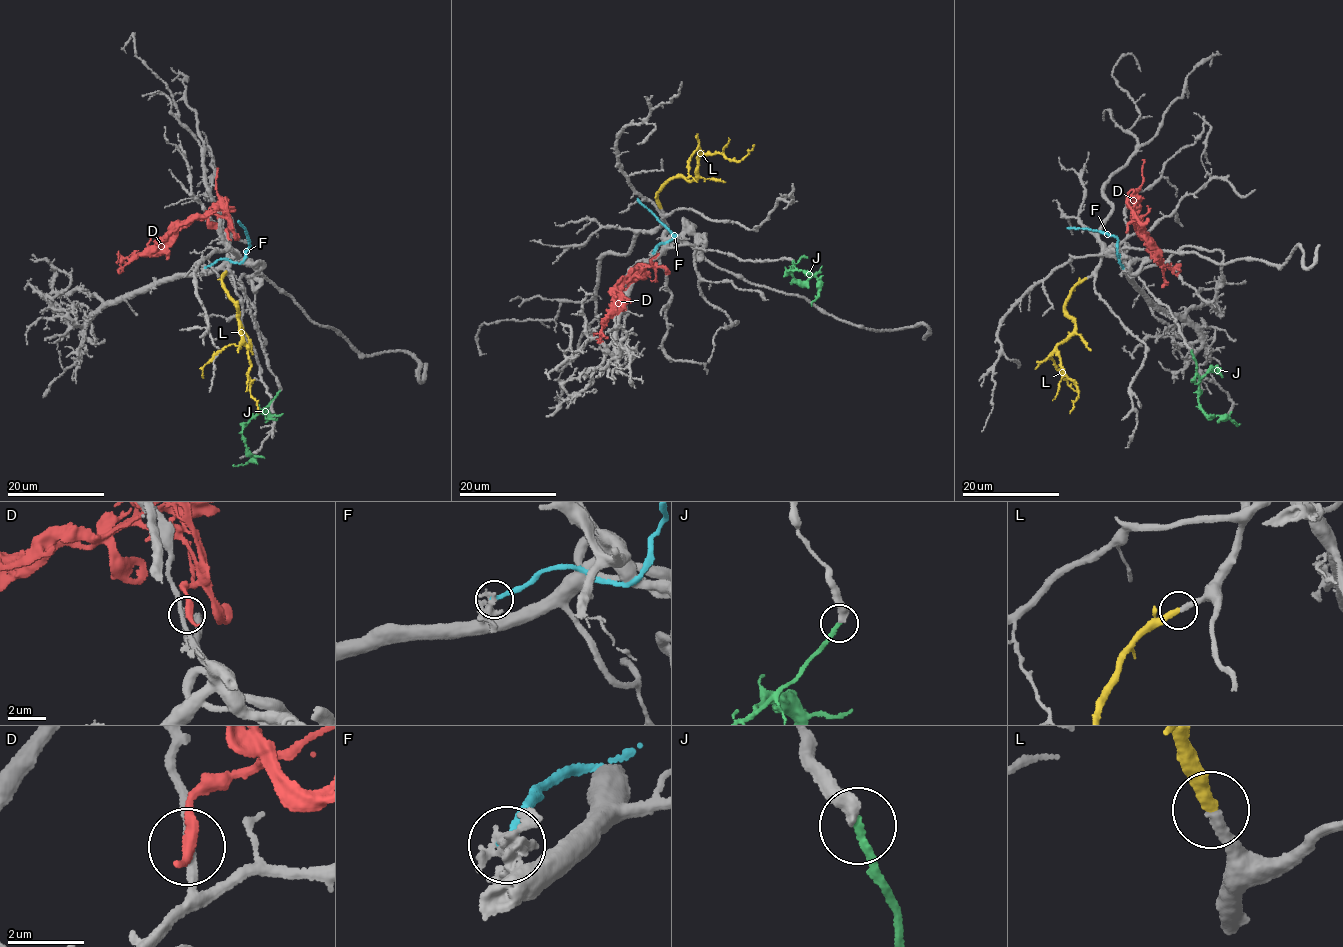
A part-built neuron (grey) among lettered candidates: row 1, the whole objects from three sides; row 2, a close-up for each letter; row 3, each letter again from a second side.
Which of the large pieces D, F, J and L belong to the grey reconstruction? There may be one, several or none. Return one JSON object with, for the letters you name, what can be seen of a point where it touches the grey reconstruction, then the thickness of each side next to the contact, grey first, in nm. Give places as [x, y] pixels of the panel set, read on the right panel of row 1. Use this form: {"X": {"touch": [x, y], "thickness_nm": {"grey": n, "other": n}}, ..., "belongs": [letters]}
{"L": {"touch": [1085, 279], "thickness_nm": {"grey": 280, "other": 340}}, "belongs": ["L"]}

